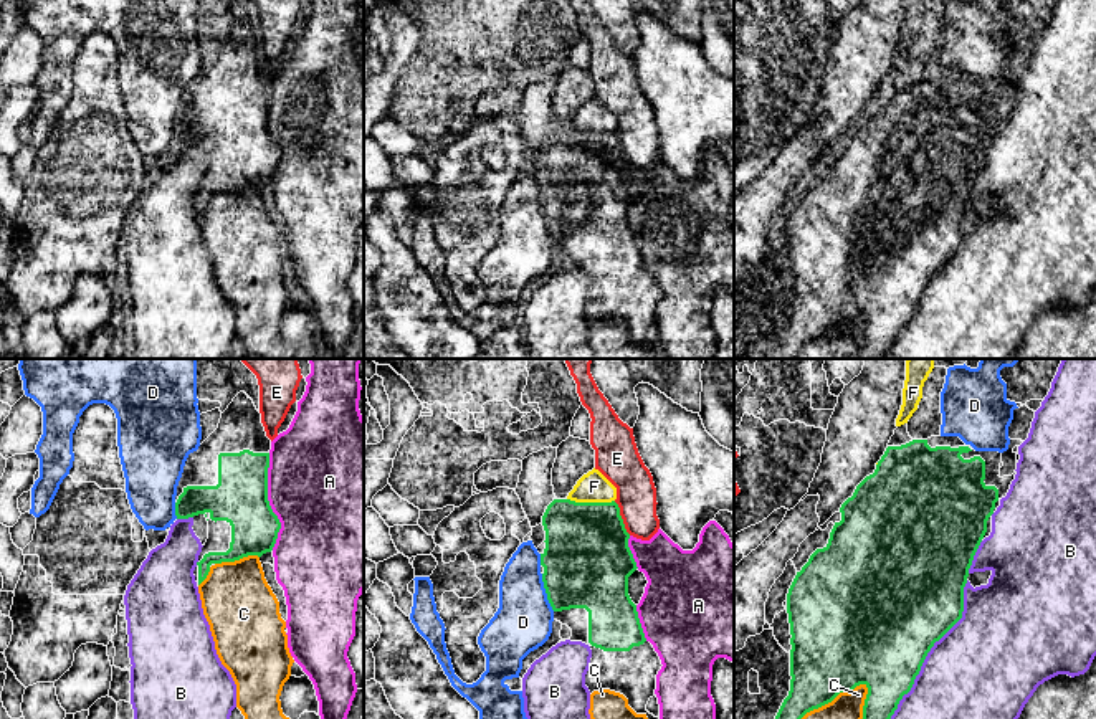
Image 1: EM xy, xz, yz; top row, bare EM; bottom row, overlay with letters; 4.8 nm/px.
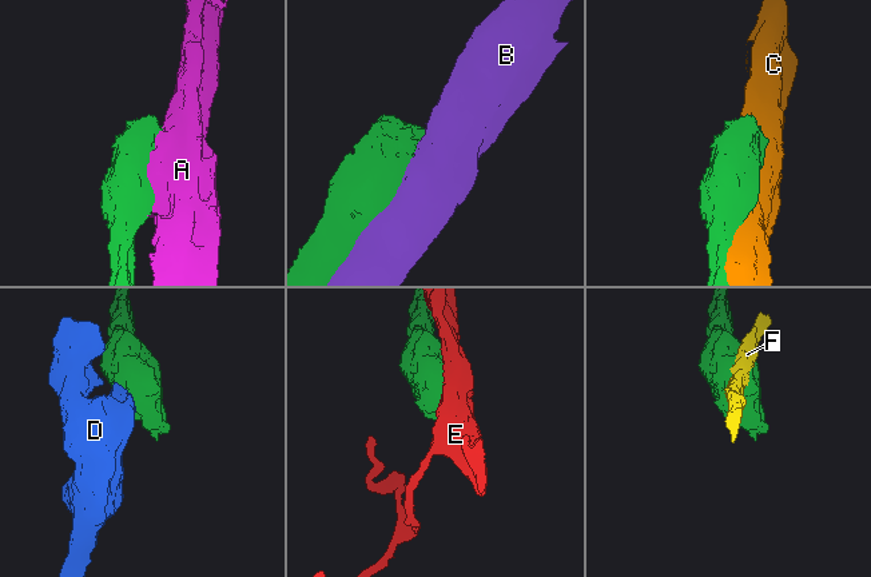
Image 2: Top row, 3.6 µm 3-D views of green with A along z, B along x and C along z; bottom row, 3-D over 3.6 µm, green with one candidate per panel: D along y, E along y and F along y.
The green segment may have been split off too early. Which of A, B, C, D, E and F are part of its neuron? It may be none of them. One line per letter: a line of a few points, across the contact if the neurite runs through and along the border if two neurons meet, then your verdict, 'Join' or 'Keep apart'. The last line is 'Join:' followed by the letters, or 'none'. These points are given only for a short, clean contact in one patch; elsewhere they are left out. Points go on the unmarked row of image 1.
A: Keep apart
B: Keep apart
C: Keep apart
D: Line: xz (541, 204), (546, 228), (554, 240). Keep apart
E: Line: xz (614, 131), (620, 141), (624, 157), (630, 164). Keep apart
F: Keep apart
Join: none

